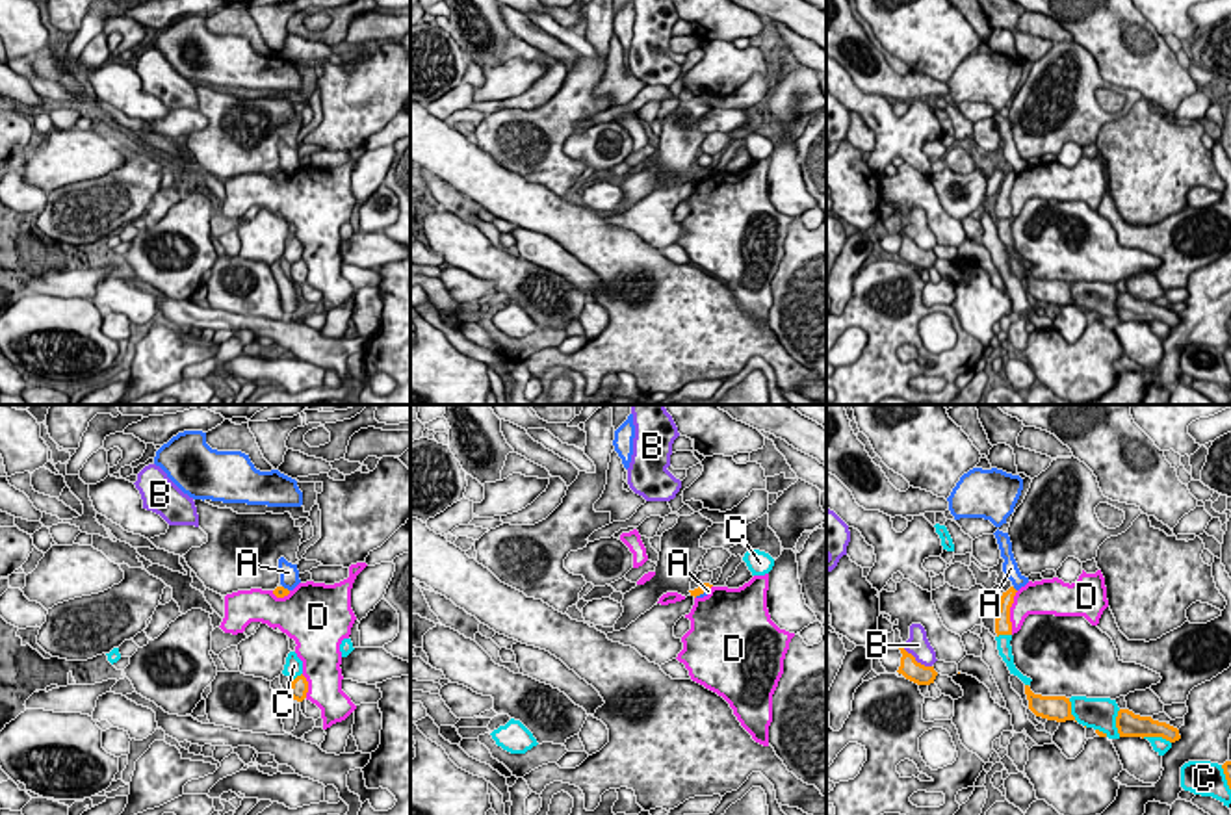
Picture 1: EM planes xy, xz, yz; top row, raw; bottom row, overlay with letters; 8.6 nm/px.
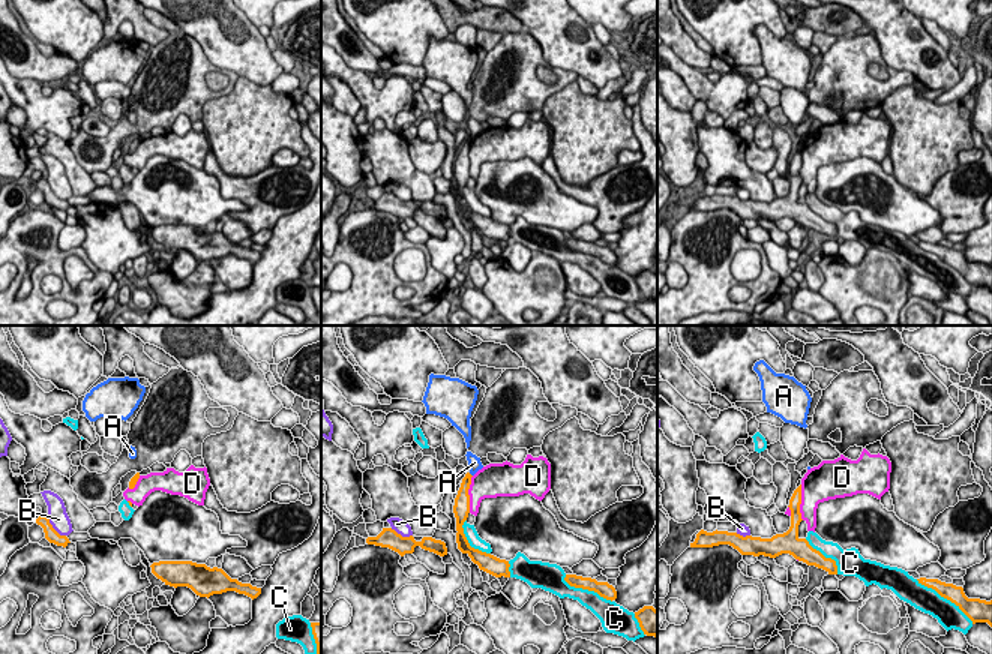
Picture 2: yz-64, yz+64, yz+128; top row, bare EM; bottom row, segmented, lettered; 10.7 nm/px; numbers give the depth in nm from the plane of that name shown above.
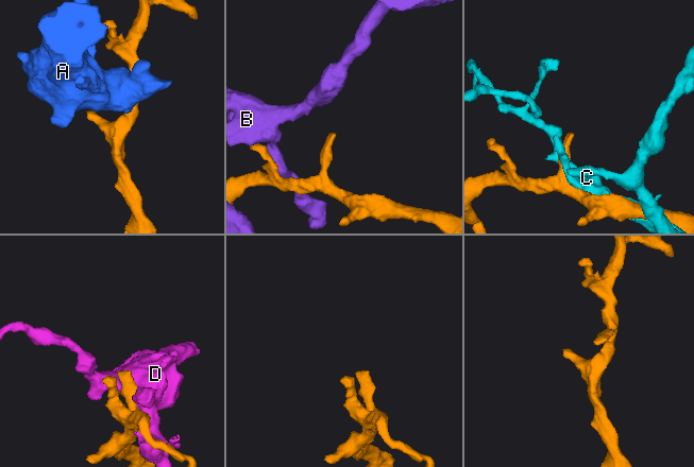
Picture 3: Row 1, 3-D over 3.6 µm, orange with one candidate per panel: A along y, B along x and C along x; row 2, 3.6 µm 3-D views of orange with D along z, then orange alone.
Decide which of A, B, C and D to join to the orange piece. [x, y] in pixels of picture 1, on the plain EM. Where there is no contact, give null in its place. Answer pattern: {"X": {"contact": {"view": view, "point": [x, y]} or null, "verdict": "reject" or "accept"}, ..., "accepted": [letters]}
{"A": {"contact": {"view": "yz", "point": [1014, 173]}, "verdict": "reject"}, "B": {"contact": {"view": "yz", "point": [914, 244]}, "verdict": "reject"}, "C": {"contact": {"view": "yz", "point": [1157, 320]}, "verdict": "reject"}, "D": {"contact": {"view": "yz", "point": [1009, 197]}, "verdict": "reject"}, "accepted": []}

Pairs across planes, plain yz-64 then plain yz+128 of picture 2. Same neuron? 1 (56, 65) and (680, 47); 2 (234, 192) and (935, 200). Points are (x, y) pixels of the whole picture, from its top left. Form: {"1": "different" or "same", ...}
{"1": "same", "2": "same"}

